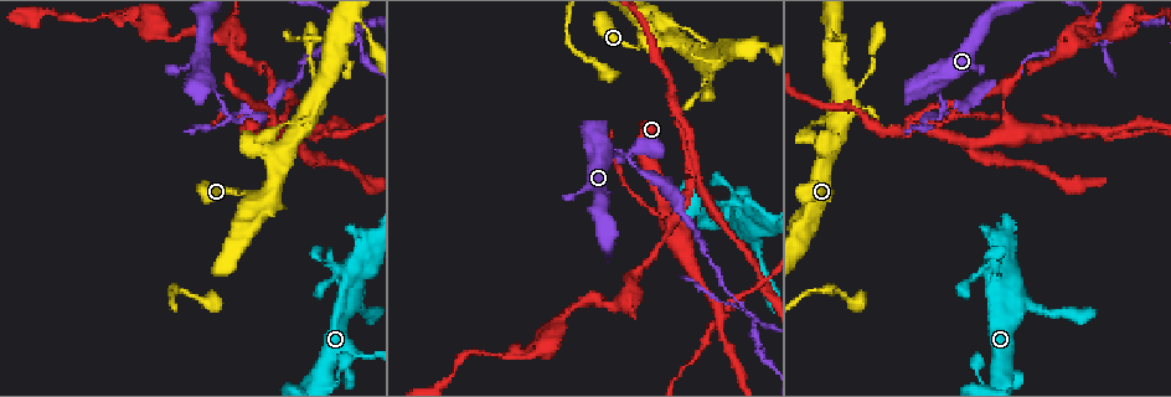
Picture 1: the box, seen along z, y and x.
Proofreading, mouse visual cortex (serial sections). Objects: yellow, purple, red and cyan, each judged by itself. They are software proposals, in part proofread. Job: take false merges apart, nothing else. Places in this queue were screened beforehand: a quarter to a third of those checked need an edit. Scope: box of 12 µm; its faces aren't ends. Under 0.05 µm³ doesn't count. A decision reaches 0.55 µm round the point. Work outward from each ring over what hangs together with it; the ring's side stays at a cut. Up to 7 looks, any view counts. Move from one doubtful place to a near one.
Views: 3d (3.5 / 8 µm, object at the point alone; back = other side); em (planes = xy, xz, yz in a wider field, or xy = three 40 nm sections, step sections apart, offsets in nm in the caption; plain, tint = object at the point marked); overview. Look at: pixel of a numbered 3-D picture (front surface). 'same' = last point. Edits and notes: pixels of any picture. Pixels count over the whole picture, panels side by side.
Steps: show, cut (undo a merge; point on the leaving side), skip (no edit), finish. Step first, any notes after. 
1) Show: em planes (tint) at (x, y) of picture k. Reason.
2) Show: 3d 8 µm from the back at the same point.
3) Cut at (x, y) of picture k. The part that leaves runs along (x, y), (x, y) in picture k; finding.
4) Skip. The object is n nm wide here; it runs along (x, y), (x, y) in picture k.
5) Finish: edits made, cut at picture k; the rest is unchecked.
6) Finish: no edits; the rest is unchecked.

Show: 3d 3.5 µm at (227, 115) of picture 1. Abrupt turn.

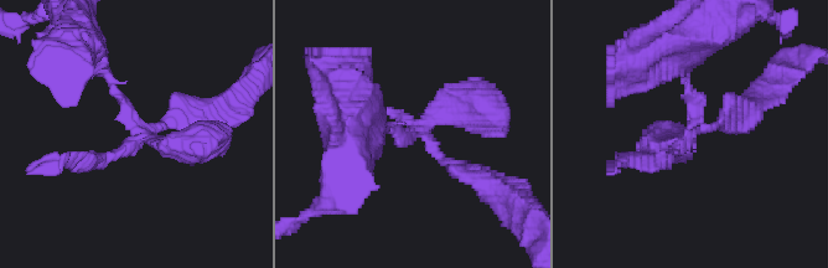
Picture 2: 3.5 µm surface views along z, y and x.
Show: em xy step 3 (tint) at (139, 128) of picture 2. Now the EM.

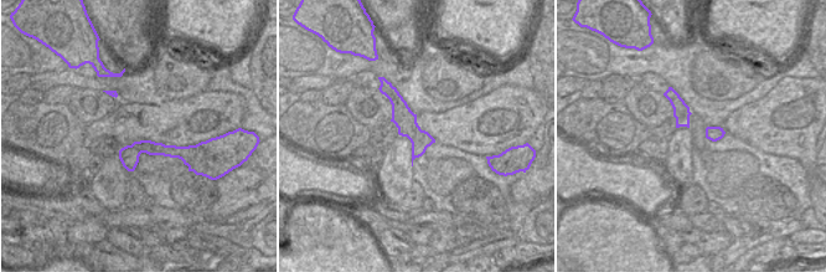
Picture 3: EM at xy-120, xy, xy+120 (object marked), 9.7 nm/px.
Cut at (726, 106) of picture 2. The object is 220 nm wide here; a border runs along (422, 131), (411, 142) in picture 3; two cells meet here.

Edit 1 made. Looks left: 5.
Show: 3d 3.5 µm at (719, 316) of picture 1. Four arms meet.

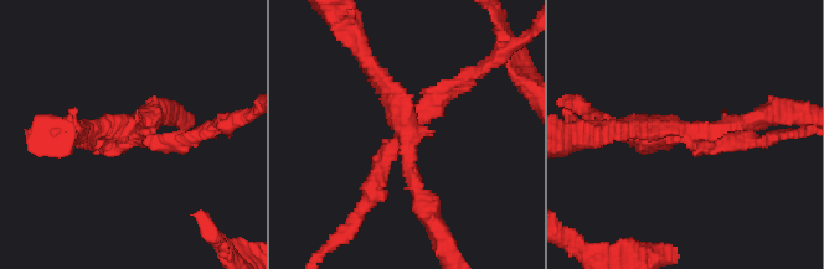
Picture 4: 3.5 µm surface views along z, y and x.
Show: em xy step 1 (tint) at (678, 130) of picture 4. 4 arms meet here; the arms are 200, 200, 200, 250 nm wide; shape alone is not enough.

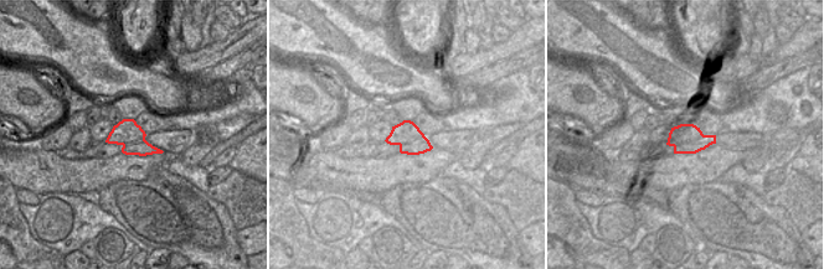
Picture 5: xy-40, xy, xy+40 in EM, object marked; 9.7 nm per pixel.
Show: em xy step 2 (tint) at the same point. Another direction.

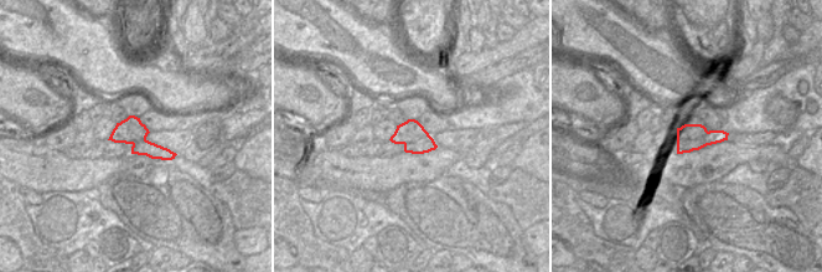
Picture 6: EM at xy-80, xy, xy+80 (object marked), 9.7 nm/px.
Cut at (736, 141) of picture 4. The part that leaves runs along (417, 118), (509, 45) in picture 4; two cells meet here.

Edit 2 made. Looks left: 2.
Show: em xy step 2 (tint) at (987, 271) of picture 1. A narrow waist.

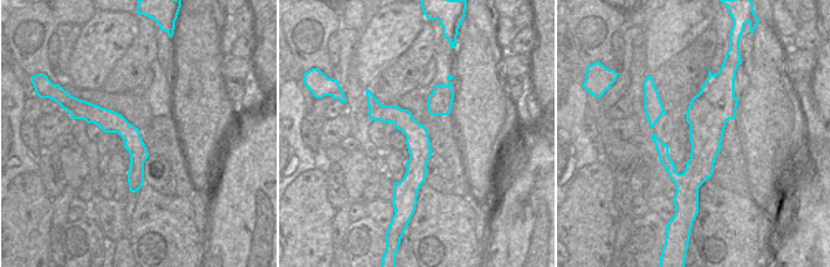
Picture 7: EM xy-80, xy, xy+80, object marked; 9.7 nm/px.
Show: 3d 3.5 µm at the same point.

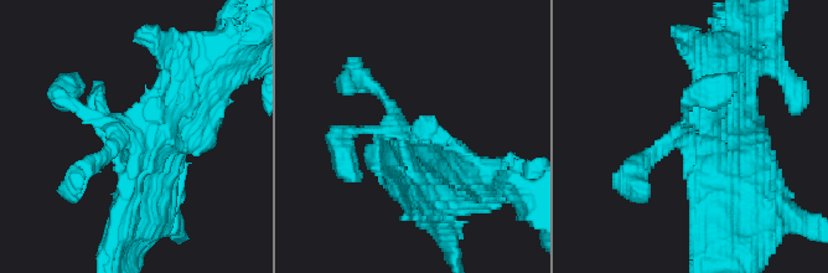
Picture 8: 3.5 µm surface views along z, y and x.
Skip. It runs along (710, 83), (705, 148), (691, 188) in picture 7; one cell here.

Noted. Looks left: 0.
Finish: edits made, cut at picture 2, cut at picture 4; the rest is unchecked.

